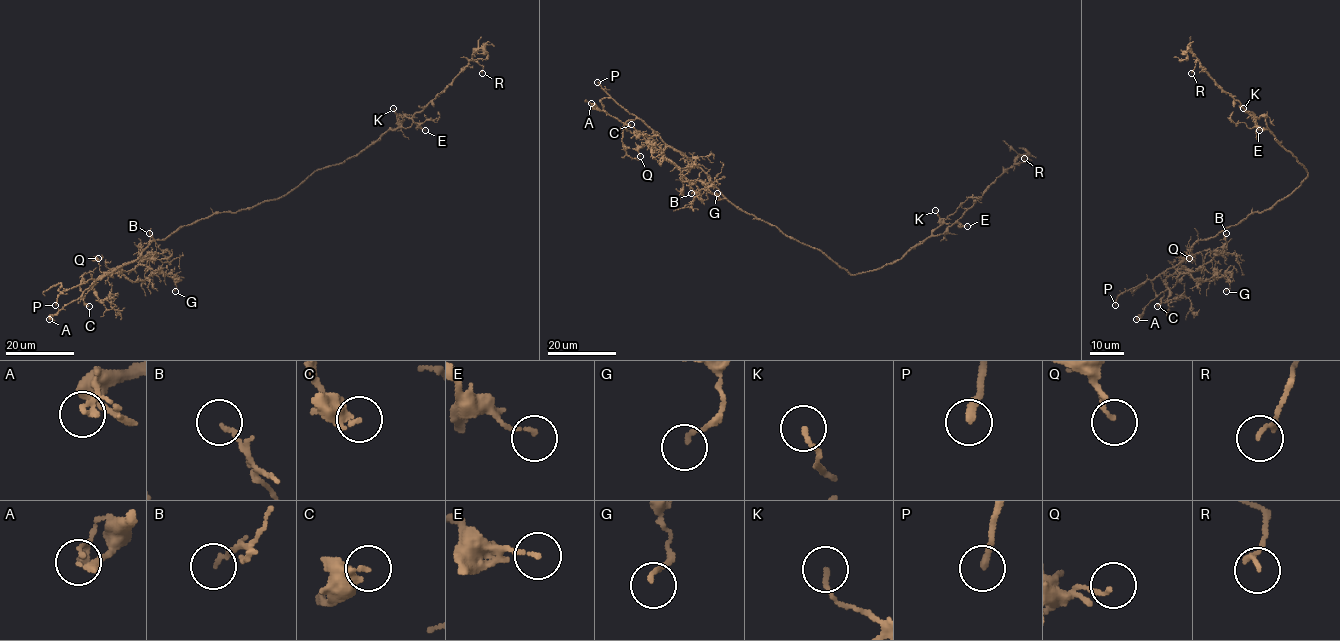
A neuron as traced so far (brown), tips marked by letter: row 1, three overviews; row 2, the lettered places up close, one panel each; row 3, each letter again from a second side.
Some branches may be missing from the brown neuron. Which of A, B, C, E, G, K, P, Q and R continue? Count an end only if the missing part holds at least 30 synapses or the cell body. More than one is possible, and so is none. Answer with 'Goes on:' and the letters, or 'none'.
Goes on: P

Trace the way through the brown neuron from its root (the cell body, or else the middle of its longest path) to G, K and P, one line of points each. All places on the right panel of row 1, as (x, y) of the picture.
G: (1286, 197), (1199, 239), (1180, 263), (1197, 281), (1223, 274), (1230, 284), (1226, 291)
K: (1286, 197), (1307, 176), (1307, 172), (1243, 108)
P: (1286, 197), (1212, 238), (1199, 239), (1181, 261), (1123, 291), (1115, 305)

